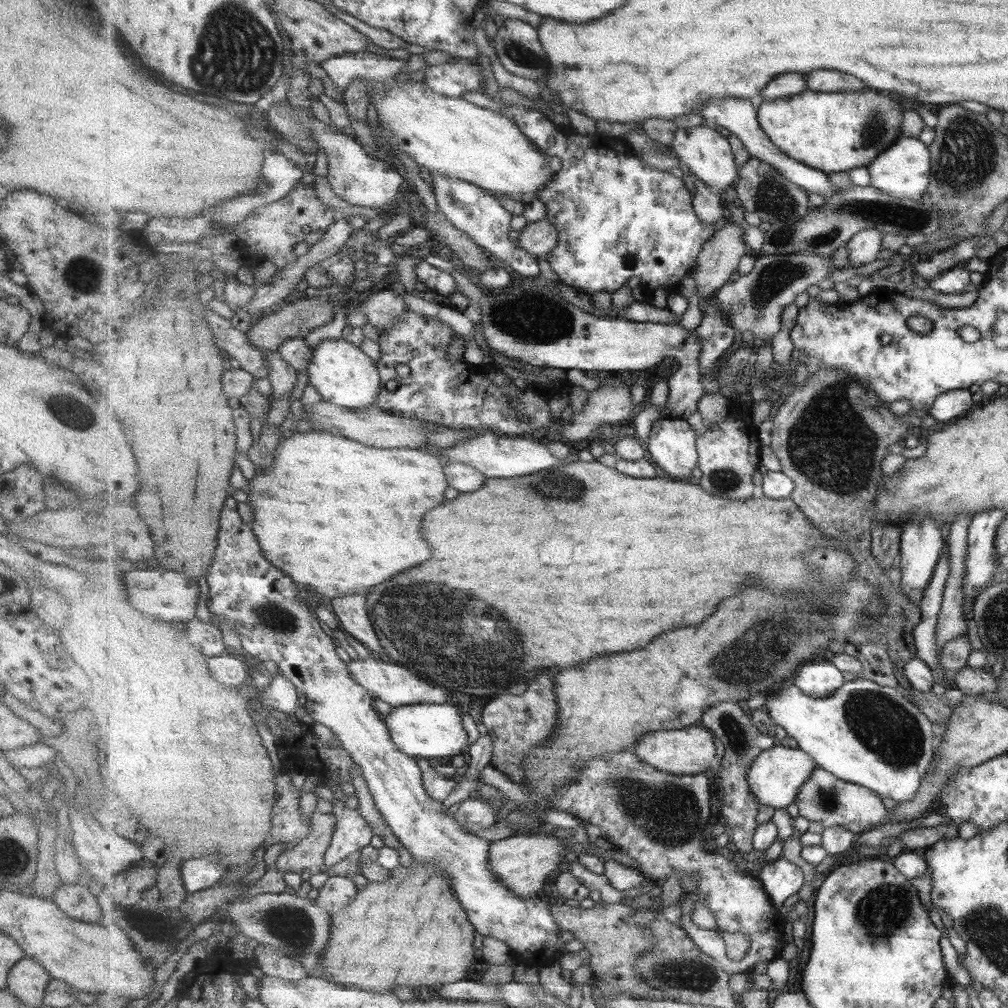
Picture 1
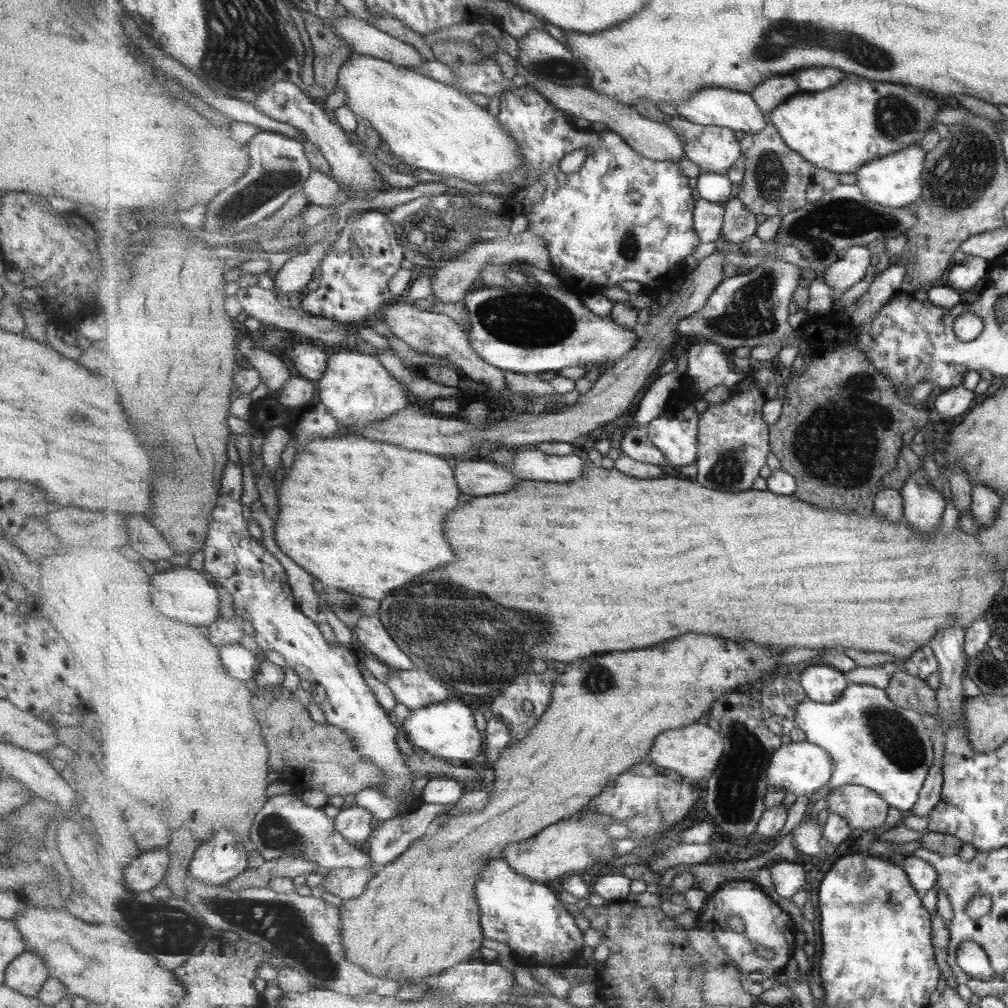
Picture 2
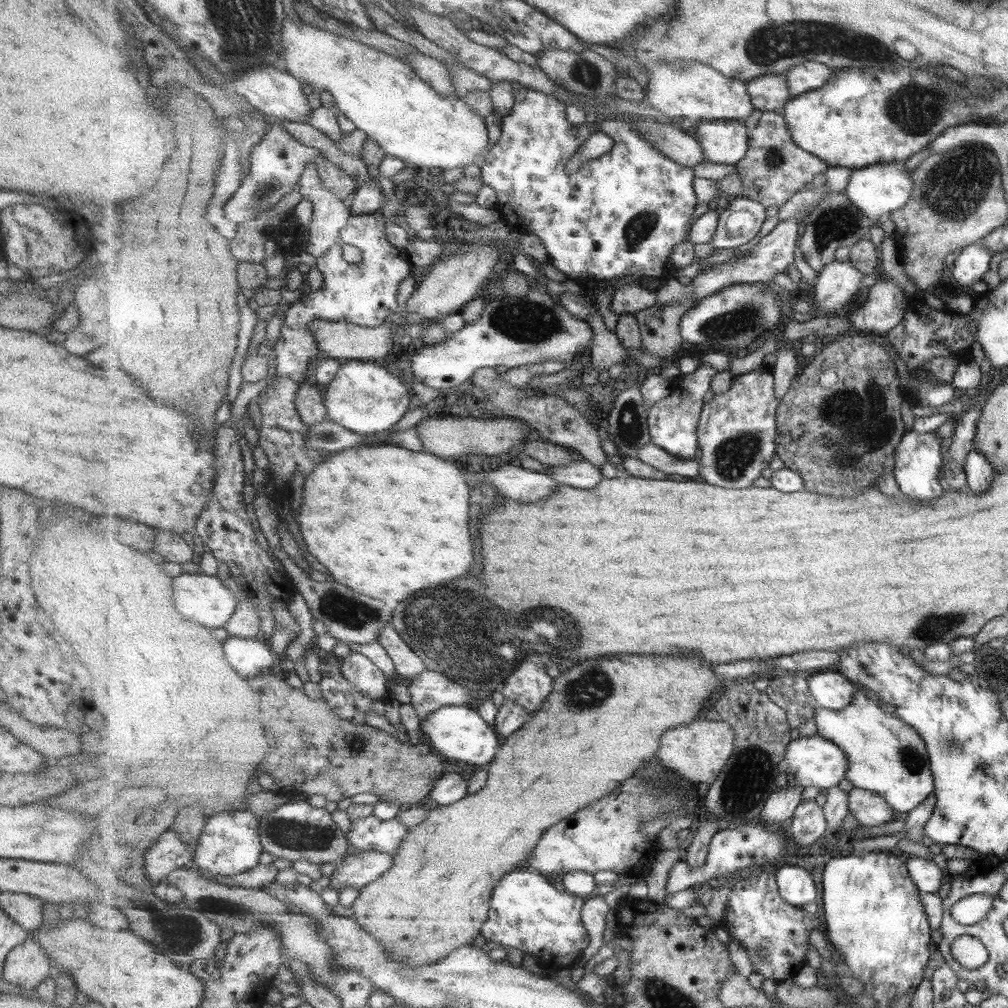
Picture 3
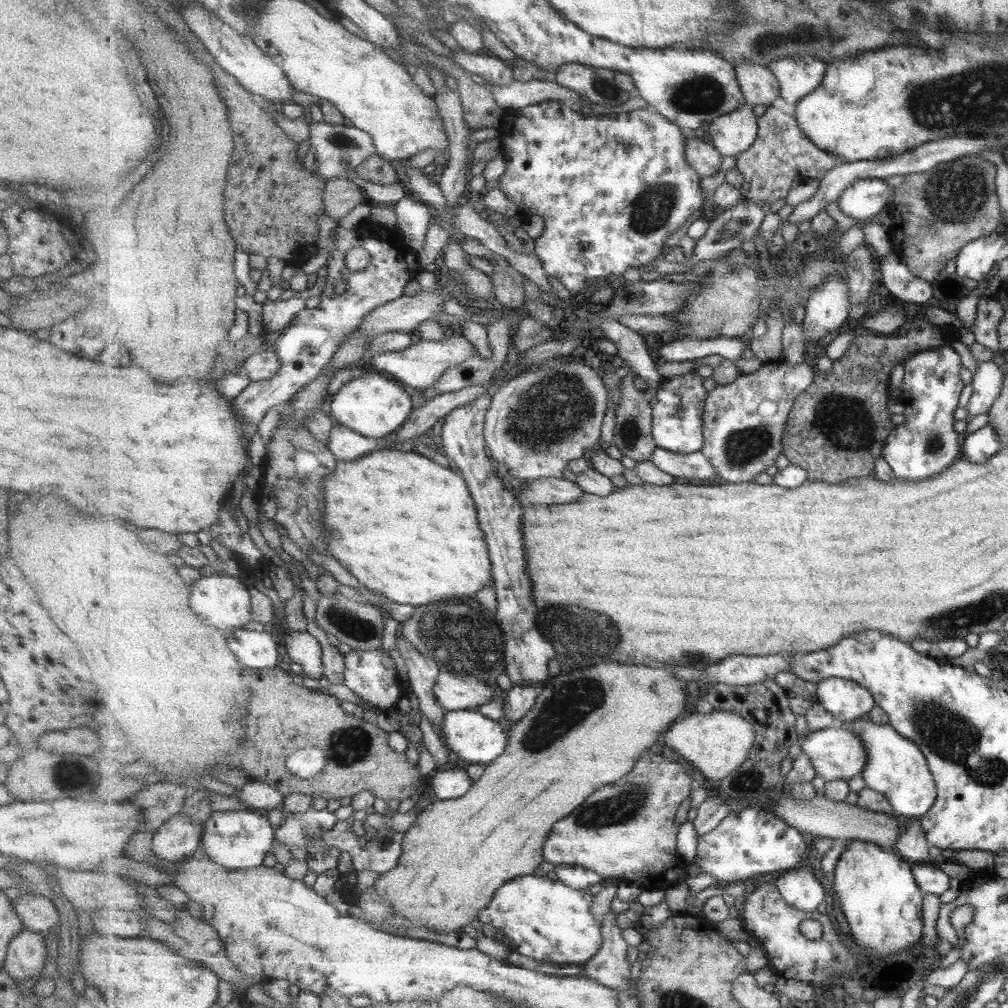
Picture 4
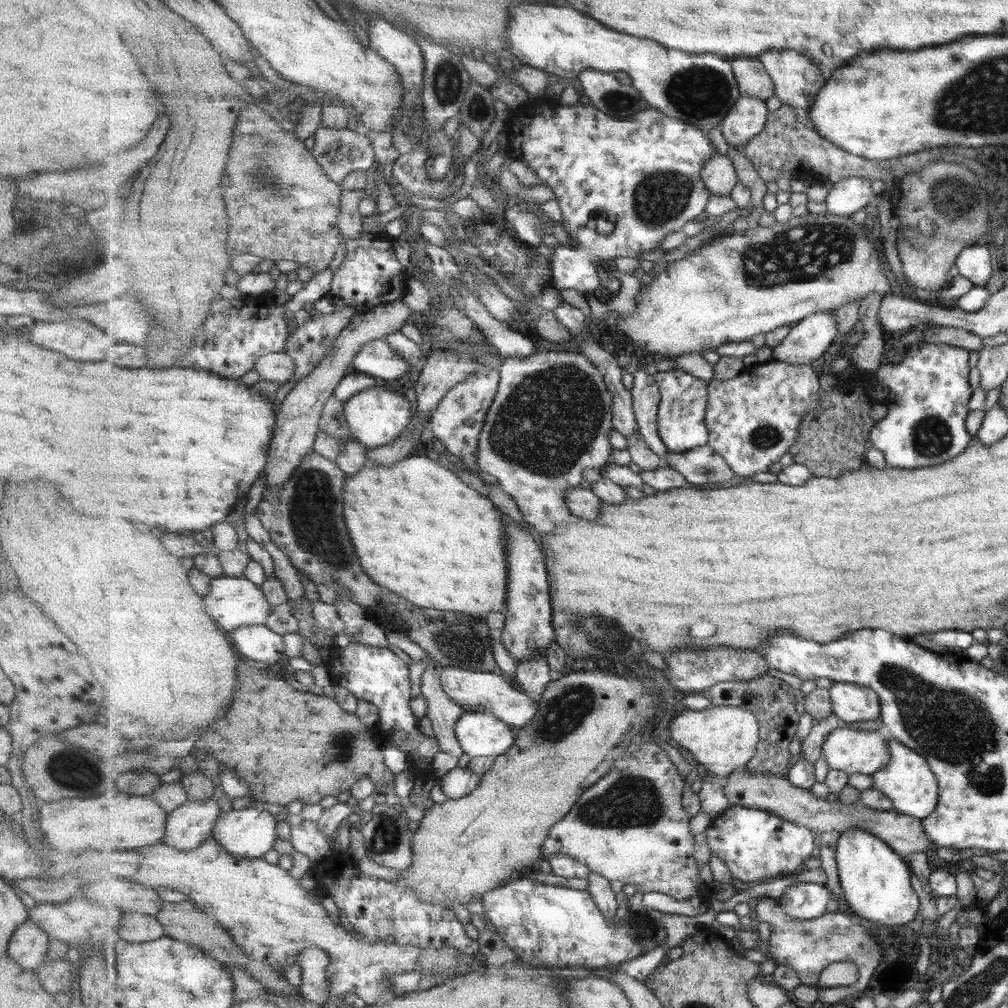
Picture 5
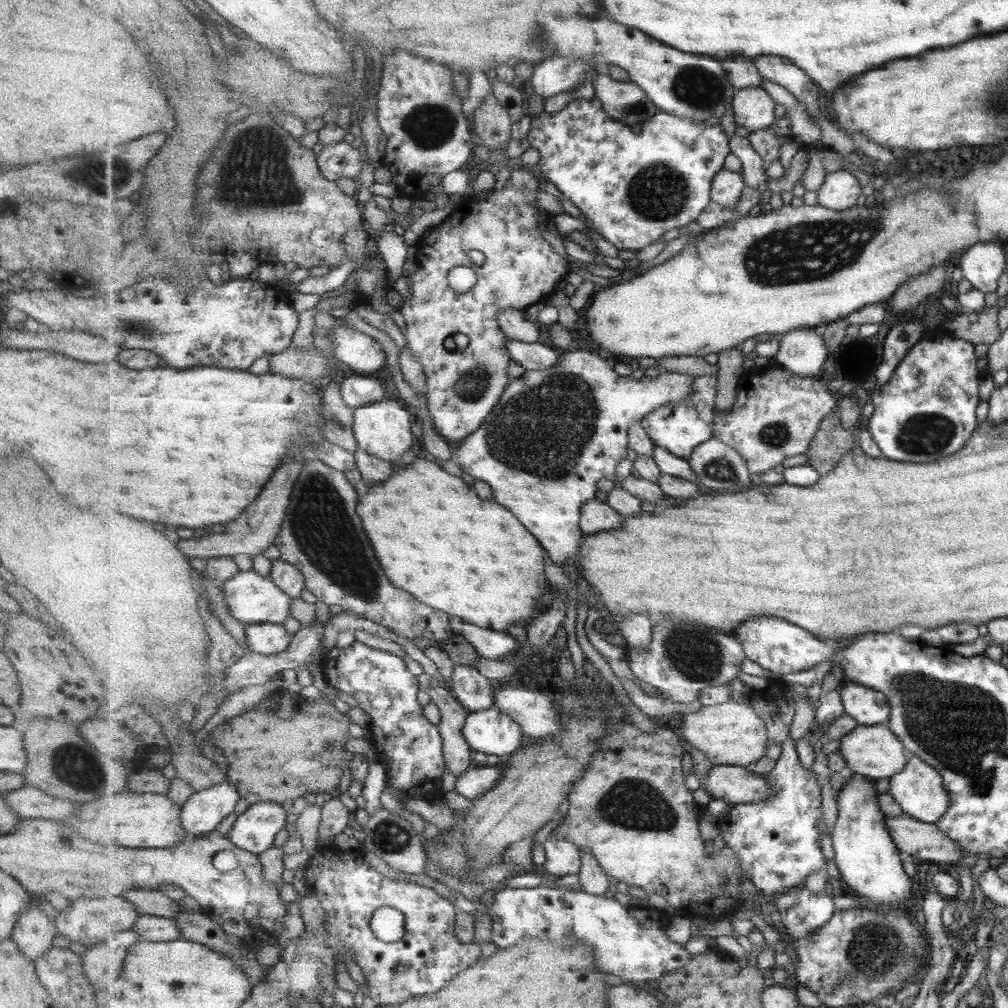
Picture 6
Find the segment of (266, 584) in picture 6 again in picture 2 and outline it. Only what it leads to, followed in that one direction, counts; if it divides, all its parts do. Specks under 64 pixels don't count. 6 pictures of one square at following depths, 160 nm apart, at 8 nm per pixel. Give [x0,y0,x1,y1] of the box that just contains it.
[150,563,219,627]

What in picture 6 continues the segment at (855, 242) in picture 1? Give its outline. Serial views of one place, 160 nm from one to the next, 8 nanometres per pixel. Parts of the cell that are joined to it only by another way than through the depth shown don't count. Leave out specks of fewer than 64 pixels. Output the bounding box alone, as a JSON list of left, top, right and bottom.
[774,327,830,377]

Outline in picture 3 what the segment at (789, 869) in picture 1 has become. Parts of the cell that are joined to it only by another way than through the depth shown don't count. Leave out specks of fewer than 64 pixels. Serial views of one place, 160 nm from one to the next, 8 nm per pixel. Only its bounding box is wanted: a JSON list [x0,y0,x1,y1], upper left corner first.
[775,866,819,907]

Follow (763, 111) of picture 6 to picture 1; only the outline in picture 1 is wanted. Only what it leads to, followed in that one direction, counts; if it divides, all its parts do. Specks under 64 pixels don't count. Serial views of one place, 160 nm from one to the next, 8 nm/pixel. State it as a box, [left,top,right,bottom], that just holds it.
[671,123,740,193]

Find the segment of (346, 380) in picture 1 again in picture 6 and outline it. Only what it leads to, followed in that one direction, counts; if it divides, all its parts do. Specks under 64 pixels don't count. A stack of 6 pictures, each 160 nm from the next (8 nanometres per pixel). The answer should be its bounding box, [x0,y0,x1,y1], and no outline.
[354,398,419,464]

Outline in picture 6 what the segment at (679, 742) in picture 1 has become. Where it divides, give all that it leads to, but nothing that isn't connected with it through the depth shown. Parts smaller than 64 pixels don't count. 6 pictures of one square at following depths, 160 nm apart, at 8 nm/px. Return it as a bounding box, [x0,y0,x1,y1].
[681,702,769,766]

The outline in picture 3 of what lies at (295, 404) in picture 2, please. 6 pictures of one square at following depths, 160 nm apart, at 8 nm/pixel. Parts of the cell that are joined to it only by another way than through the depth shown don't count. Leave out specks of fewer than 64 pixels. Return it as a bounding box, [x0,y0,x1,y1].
[295,380,329,426]

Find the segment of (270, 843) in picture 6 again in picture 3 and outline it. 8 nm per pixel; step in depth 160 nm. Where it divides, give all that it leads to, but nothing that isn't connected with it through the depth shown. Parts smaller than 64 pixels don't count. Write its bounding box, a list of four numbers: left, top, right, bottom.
[193,809,264,876]

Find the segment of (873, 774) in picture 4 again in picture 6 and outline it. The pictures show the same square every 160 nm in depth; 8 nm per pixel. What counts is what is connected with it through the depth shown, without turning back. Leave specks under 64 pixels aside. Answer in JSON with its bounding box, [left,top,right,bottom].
[889,754,947,824]

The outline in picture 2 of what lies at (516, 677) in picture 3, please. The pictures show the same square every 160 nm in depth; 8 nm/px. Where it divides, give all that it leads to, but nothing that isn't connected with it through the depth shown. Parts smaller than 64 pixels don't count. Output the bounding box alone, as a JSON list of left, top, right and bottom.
[492,674,553,742]

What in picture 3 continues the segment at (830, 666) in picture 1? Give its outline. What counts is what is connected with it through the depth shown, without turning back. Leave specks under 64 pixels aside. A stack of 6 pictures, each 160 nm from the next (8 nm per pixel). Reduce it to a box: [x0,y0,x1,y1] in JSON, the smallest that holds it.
[808,670,859,710]

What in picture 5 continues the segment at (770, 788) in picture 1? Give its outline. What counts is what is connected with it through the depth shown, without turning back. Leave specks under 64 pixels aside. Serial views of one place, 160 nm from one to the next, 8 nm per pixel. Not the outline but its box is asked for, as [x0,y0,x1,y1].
[823,727,890,776]

